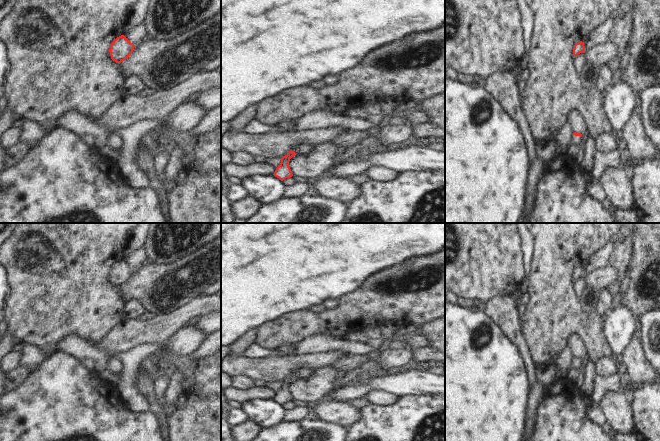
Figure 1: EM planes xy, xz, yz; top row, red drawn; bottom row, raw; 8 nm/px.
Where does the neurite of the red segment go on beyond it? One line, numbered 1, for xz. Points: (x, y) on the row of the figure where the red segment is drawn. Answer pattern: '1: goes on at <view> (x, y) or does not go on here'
1: does not go on here

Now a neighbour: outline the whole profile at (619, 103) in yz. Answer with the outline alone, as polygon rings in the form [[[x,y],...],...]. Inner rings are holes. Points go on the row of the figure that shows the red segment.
[[[622,79],[605,90],[604,109],[618,135],[636,111],[636,92]]]

